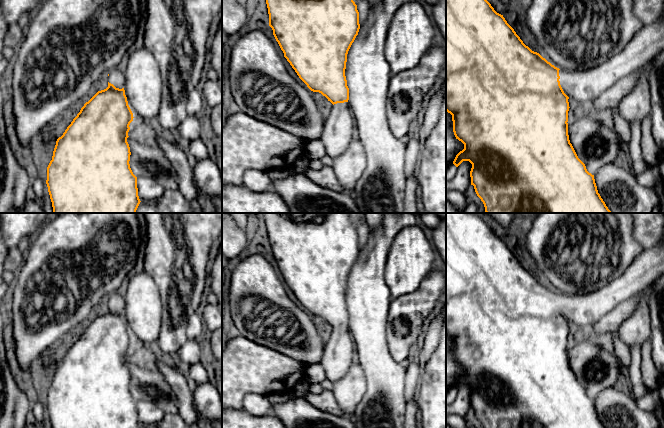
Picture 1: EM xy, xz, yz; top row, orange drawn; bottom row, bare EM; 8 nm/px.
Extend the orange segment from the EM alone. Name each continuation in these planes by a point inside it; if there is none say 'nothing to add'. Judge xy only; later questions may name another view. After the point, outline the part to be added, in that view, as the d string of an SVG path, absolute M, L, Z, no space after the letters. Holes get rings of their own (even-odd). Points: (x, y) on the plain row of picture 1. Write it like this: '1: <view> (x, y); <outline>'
1: xy (115, 301); M114 293L110 295L108 306L113 308L116 312L124 312L124 302L122 295L120 295L119 293Z

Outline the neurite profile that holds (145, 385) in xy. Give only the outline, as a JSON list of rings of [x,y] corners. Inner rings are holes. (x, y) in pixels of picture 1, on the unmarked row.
[[[130,361],[127,362],[127,366],[131,376],[130,392],[136,401],[153,402],[165,413],[178,414],[174,392],[160,372],[143,369]]]

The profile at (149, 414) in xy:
[[[137,401],[138,420],[141,426],[152,426],[158,424],[165,415],[155,403],[148,401]]]

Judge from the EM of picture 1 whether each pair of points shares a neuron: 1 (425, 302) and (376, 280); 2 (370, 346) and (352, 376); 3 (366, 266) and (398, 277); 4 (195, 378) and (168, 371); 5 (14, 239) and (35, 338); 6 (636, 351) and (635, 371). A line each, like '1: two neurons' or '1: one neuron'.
1: two neurons
2: two neurons
3: two neurons
4: two neurons
5: two neurons
6: one neuron

